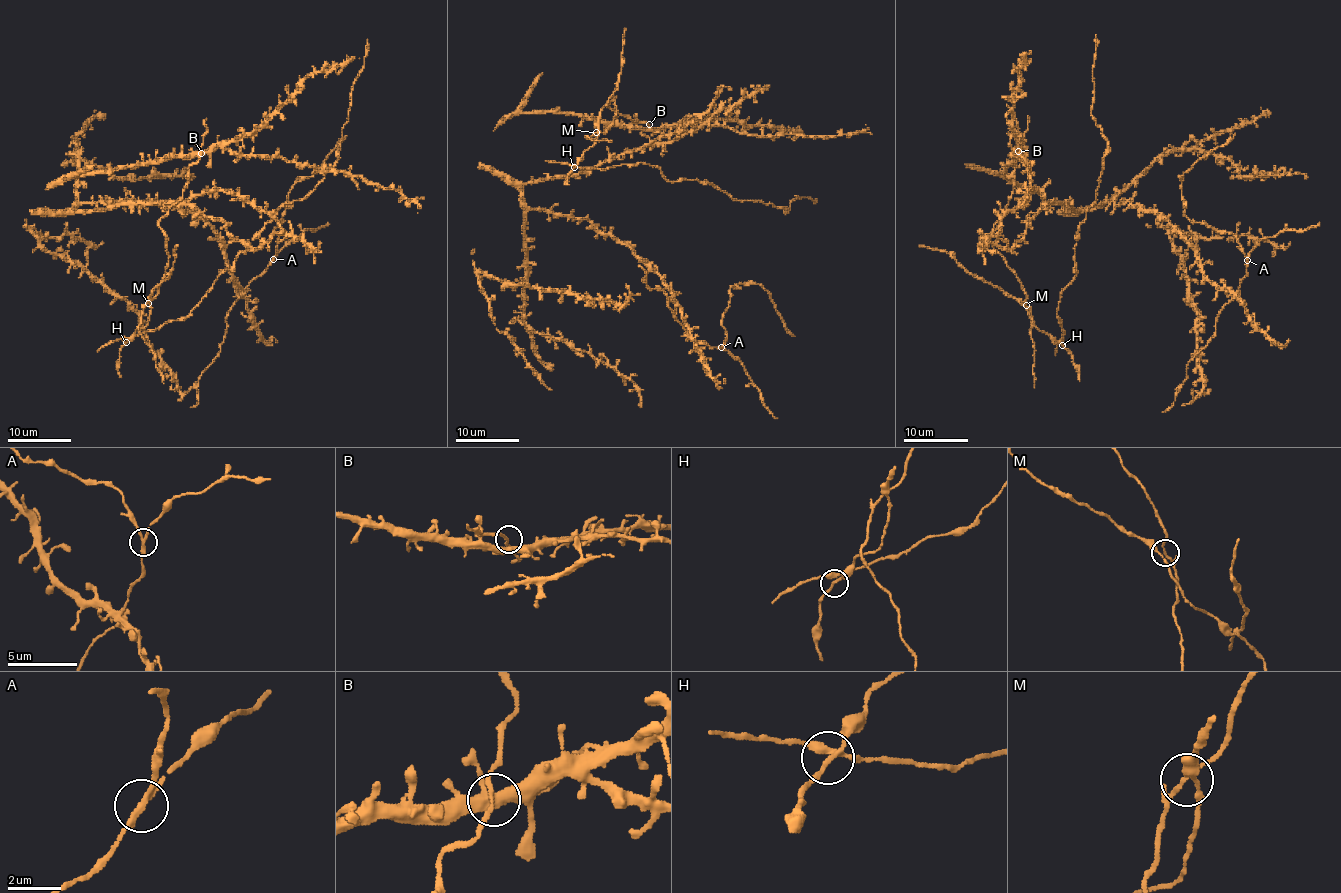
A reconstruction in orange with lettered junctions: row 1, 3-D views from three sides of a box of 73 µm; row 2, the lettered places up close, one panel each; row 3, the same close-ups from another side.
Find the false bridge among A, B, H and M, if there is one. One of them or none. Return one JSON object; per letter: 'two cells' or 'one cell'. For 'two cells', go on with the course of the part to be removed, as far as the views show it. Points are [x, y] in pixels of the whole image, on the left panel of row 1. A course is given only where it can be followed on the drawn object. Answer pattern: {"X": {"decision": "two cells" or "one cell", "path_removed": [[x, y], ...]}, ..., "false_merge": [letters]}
{"A": {"decision": "two cells", "path_removed": [[272, 259], [279, 240], [274, 230], [282, 222], [288, 192], [298, 181], [321, 169], [347, 136]]}, "B": {"decision": "one cell"}, "H": {"decision": "one cell"}, "M": {"decision": "one cell"}, "false_merge": ["A"]}

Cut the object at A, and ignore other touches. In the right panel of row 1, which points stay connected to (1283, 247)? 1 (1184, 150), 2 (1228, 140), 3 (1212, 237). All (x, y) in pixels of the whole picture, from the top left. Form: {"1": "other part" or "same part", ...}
{"1": "same part", "2": "other part", "3": "same part"}

